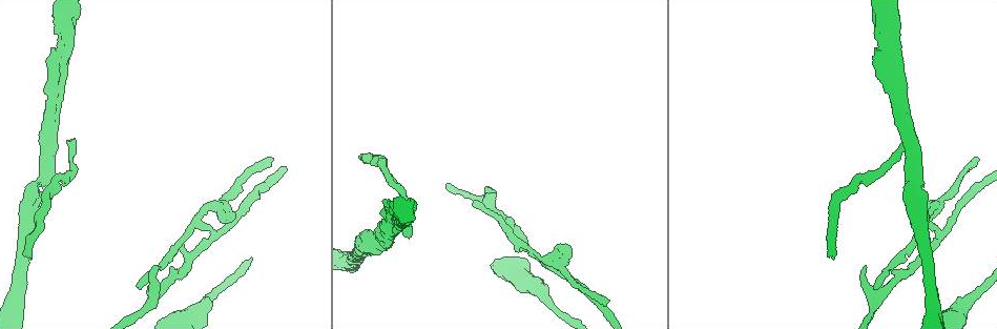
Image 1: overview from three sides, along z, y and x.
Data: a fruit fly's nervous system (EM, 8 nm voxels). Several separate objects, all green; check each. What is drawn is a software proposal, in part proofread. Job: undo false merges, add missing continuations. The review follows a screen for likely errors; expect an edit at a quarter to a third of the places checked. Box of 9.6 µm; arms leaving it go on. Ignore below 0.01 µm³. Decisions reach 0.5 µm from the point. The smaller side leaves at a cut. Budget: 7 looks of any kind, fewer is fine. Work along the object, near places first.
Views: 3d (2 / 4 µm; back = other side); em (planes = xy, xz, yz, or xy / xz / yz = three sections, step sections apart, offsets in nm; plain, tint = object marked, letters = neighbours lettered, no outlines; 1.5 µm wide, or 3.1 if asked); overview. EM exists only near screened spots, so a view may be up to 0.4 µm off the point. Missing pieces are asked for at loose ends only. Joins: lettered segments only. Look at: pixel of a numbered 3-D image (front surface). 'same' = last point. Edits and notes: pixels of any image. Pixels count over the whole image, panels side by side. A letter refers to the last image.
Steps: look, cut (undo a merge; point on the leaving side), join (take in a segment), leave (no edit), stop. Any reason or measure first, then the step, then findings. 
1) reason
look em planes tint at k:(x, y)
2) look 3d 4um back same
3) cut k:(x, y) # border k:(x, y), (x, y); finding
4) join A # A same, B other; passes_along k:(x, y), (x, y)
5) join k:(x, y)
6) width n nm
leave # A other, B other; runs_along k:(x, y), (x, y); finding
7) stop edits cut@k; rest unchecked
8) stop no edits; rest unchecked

free end
look 3d 4um at 1:(605, 303)

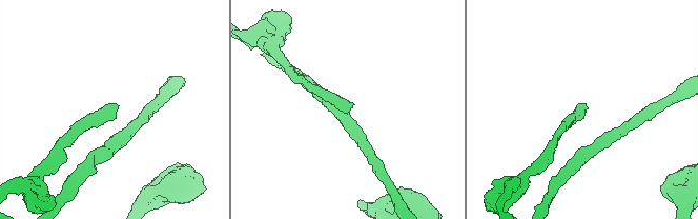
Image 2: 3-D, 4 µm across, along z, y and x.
look em planes letters at 2:(113, 104)

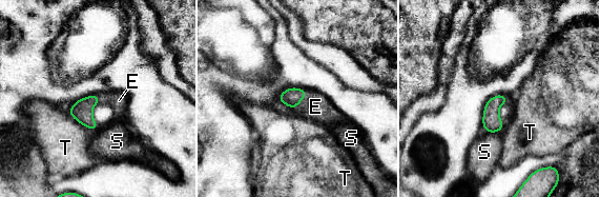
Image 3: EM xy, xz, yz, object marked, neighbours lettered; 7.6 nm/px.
join E # E same, S other, T other; passes_along 3:(291, 97), (305, 96), (315, 106); the neuron continues

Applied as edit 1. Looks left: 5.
sudden change in width
look em xy step 8 tint at 1:(544, 294)

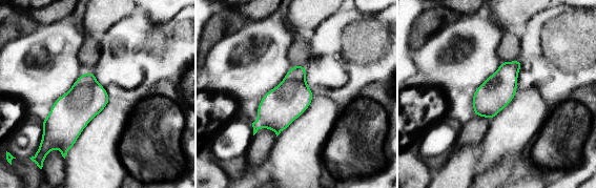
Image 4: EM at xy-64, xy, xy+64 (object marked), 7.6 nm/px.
look em planes letters same

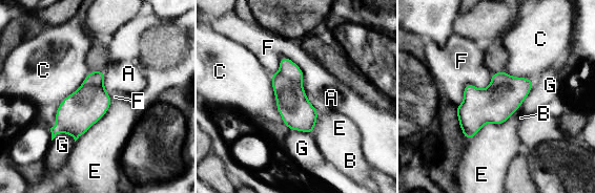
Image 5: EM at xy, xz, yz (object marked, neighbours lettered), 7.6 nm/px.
leave # A other, B other, C other, E other, F other, G other; border 5:(282, 56), (302, 70), (310, 103); all the same neuron

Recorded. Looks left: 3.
touches itself
look em xy step 8 tint at 1:(906, 99)

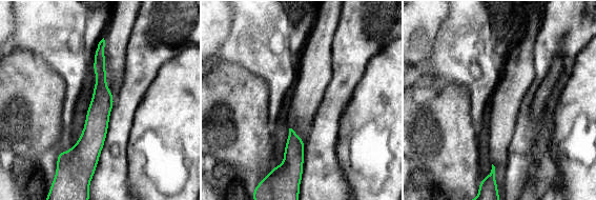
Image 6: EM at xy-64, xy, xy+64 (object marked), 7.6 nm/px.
another direction
look em xz step 4 letters same

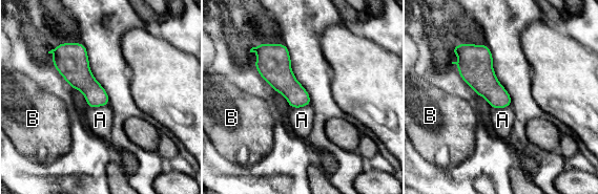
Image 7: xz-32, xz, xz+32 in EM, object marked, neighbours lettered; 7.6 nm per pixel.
longest_contact A 160 nm
leave # A other, B other; border 7:(108, 104), (88, 108); continuous, no second neuron

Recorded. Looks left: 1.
stop edits join@3; rest unchecked

